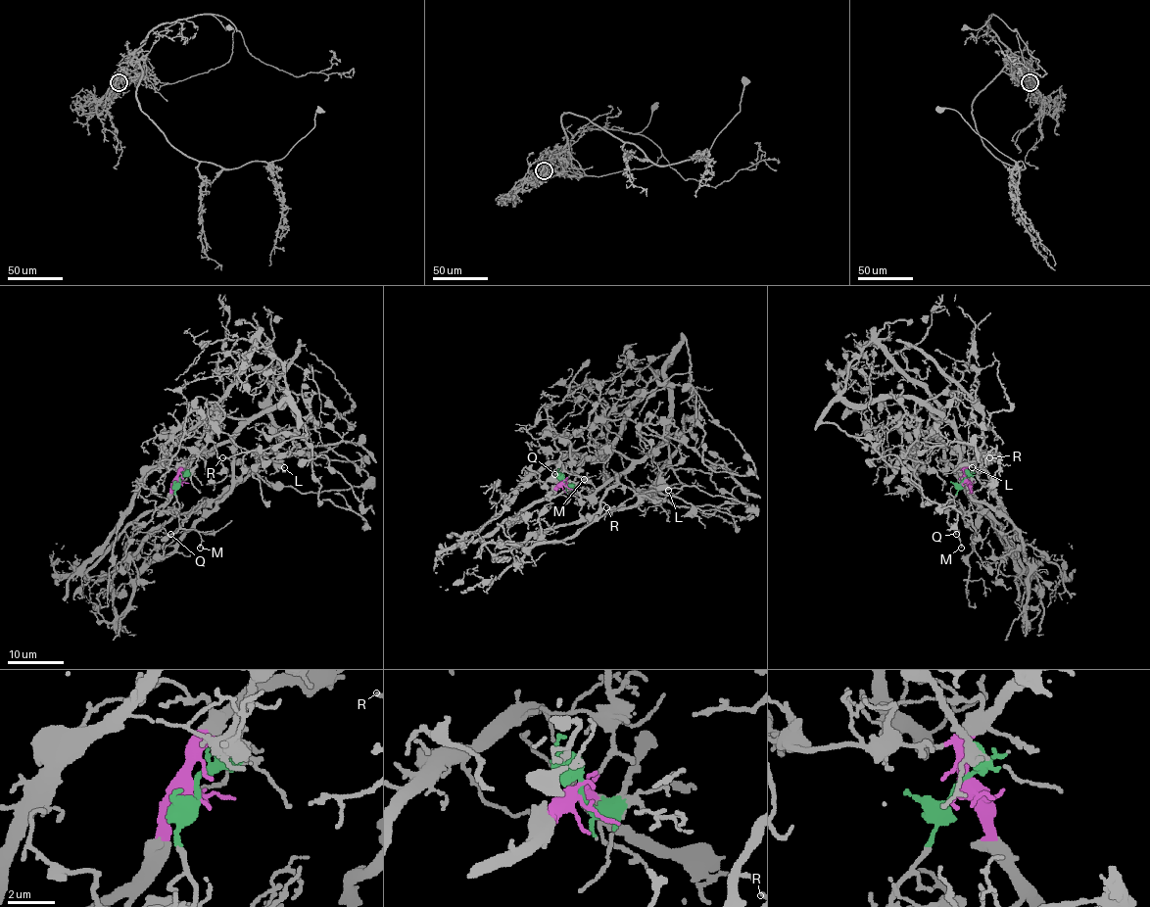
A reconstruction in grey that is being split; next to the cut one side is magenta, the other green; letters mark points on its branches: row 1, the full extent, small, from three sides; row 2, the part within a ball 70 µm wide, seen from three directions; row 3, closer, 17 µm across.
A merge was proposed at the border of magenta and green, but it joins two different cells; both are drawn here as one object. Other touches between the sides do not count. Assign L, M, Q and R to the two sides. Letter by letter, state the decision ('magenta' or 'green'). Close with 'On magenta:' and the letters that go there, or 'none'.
L: magenta
M: green
Q: green
R: magenta
On magenta: L, R

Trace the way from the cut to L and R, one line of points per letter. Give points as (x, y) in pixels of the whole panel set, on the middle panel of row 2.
L: (562, 481), (578, 496), (593, 496), (616, 477), (620, 484), (641, 494), (661, 487), (668, 490)
R: (562, 481), (578, 496), (593, 496), (616, 478), (635, 494), (615, 508), (606, 506)

